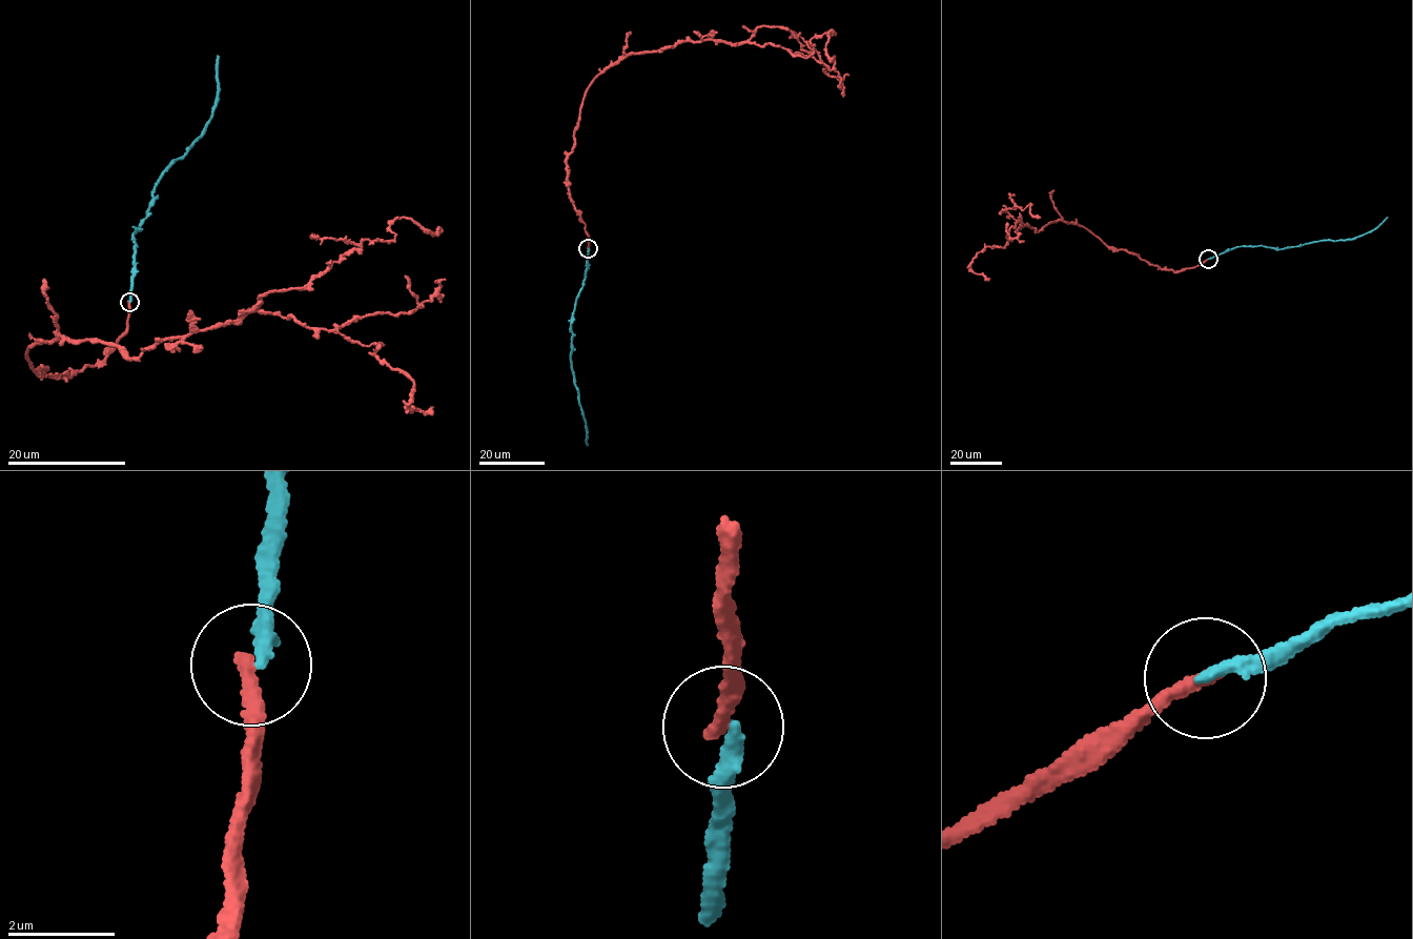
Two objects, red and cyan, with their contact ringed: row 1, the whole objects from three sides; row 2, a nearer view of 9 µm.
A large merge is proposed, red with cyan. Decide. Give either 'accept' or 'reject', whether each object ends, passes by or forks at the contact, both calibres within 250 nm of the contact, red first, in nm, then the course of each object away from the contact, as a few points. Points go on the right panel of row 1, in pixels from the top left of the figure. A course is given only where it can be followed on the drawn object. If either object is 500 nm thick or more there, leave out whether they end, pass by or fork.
reject; red ends; cyan ends; calibres 280 and 240 nm; course red (1208, 259), (1174, 271), (1078, 224), (1036, 231), (1017, 221), (1004, 247), (986, 246), (971, 261), (988, 278); course cyan (1208, 259), (1242, 246), (1277, 249), (1324, 240), (1355, 239), (1371, 232), (1387, 217)

